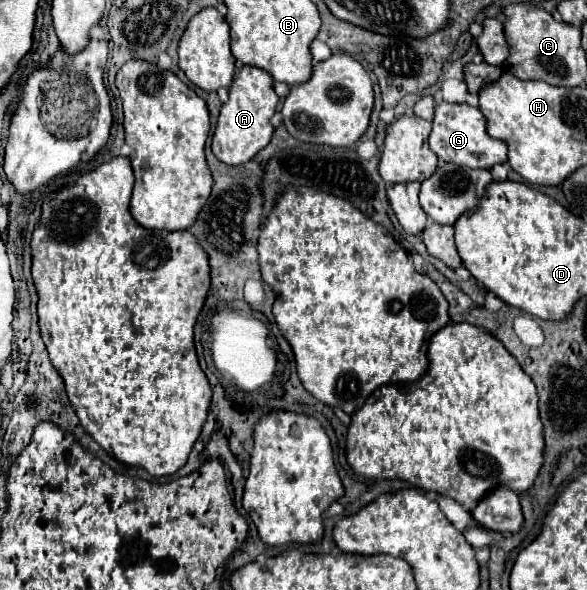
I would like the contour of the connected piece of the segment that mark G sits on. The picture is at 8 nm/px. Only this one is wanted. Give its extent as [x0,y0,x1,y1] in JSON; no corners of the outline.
[429,102,507,168]

